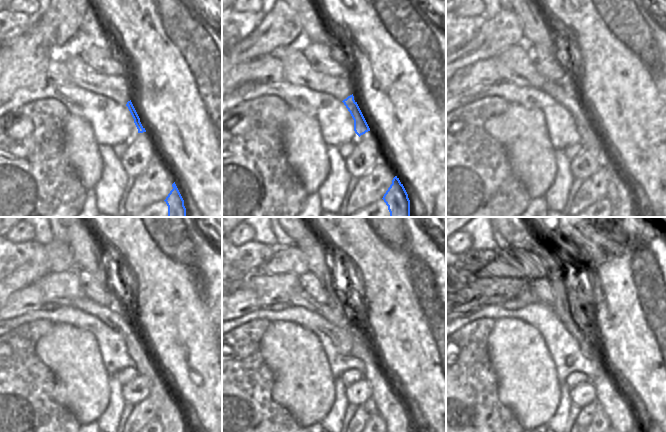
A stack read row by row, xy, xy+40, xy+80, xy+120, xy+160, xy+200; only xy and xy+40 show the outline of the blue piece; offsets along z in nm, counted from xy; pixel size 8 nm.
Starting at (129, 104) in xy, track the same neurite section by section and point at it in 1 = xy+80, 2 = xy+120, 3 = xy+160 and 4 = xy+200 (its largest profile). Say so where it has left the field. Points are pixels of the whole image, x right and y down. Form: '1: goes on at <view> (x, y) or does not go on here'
1: goes on at xy+80 (618, 193)
2: goes on at xy+120 (169, 413)
3: goes on at xy+160 (391, 408)
4: goes on at xy+200 (614, 404)

